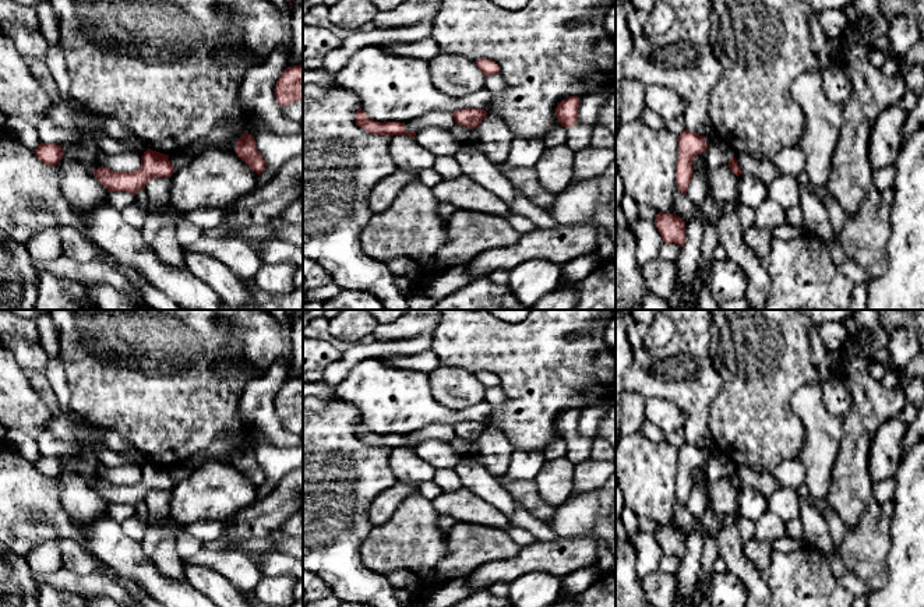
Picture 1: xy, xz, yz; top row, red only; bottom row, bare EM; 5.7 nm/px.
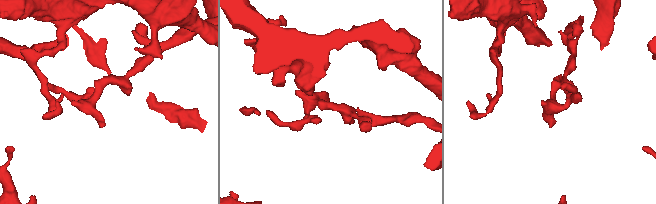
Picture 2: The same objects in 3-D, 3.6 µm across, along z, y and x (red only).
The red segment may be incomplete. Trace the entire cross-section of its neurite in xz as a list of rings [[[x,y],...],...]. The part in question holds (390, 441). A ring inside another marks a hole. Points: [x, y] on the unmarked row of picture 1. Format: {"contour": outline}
{"contour": [[[360,420],[356,424],[356,438],[362,440],[364,444],[371,445],[373,448],[408,448],[415,451],[415,444],[406,444],[405,435],[399,434],[374,434],[371,433],[364,423]]]}

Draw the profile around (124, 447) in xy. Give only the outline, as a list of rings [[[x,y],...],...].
[[[91,426],[87,428],[87,433],[98,434],[103,440],[106,448],[109,448],[113,452],[119,452],[120,455],[126,456],[128,462],[134,462],[141,469],[148,462],[147,458],[142,456],[141,454],[134,454],[133,452],[134,447],[131,445],[131,442],[120,437],[112,428]]]

